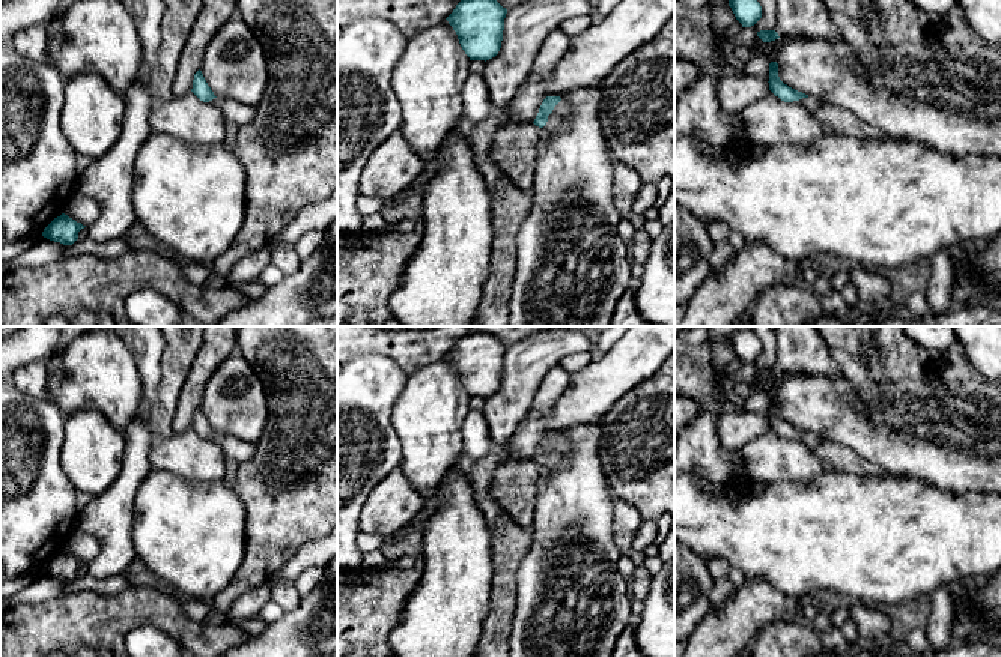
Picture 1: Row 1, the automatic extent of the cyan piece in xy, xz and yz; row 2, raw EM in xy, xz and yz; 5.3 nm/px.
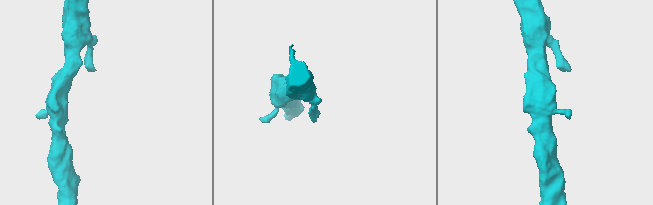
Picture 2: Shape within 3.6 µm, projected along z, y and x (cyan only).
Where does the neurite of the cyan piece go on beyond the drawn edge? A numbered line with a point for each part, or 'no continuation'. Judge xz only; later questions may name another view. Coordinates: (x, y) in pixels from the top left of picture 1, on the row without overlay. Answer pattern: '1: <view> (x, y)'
1: xz (557, 456)

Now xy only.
1: xy (235, 448)

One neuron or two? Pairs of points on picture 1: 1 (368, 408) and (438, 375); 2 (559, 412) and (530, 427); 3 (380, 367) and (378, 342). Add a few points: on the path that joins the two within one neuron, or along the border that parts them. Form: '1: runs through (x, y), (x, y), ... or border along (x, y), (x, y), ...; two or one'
1: border along (410, 375), (404, 393), (393, 409), (393, 426); two
2: runs through (551, 420), (538, 424); one
3: border along (352, 357), (384, 354), (407, 373); two

